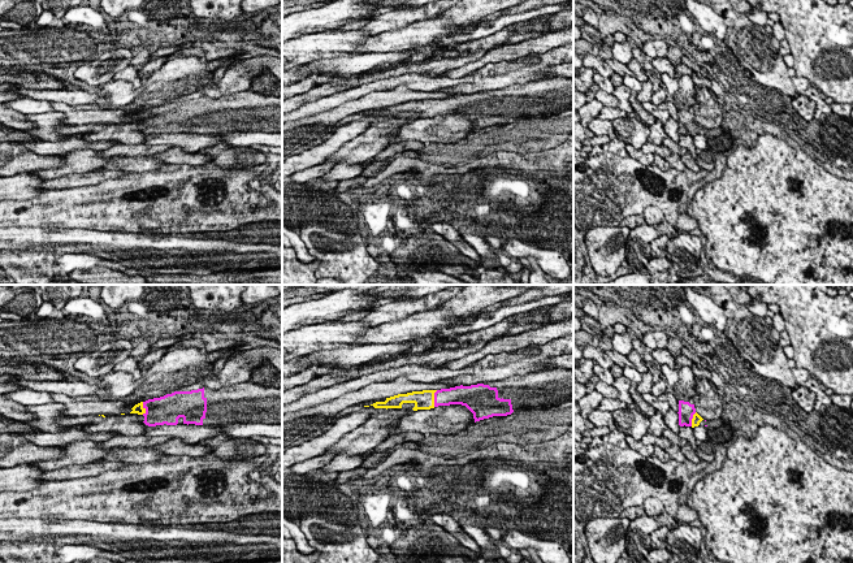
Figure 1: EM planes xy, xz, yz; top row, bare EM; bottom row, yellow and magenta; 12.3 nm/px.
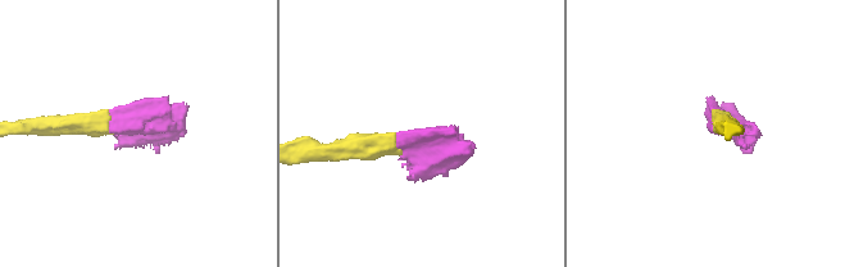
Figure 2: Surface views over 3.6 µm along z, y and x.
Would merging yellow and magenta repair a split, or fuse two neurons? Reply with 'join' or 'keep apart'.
join

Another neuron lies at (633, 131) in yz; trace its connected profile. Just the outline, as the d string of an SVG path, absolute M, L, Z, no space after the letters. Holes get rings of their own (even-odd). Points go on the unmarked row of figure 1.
M638 117L616 118L612 121L615 137L623 140L625 144L633 146L636 150L641 150L648 142L650 129Z

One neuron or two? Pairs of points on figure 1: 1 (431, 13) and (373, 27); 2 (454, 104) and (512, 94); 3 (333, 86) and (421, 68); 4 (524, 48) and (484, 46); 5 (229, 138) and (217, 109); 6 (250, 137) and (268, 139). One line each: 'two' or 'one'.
1: one
2: one
3: one
4: two
5: two
6: one

